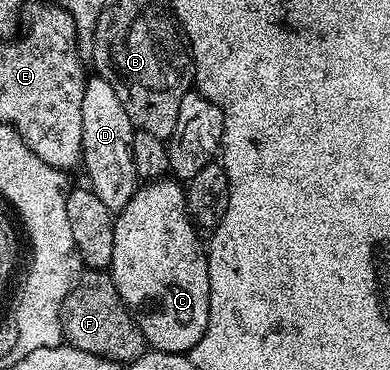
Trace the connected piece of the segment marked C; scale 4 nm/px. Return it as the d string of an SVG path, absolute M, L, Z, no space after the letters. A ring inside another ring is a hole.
M172 176L149 181L137 189L130 204L118 211L115 219L114 256L110 273L114 288L118 288L118 296L129 310L144 310L138 314L138 321L145 343L151 349L187 354L206 332L210 316L210 276L206 246L197 231L196 223L188 215L184 186Z

